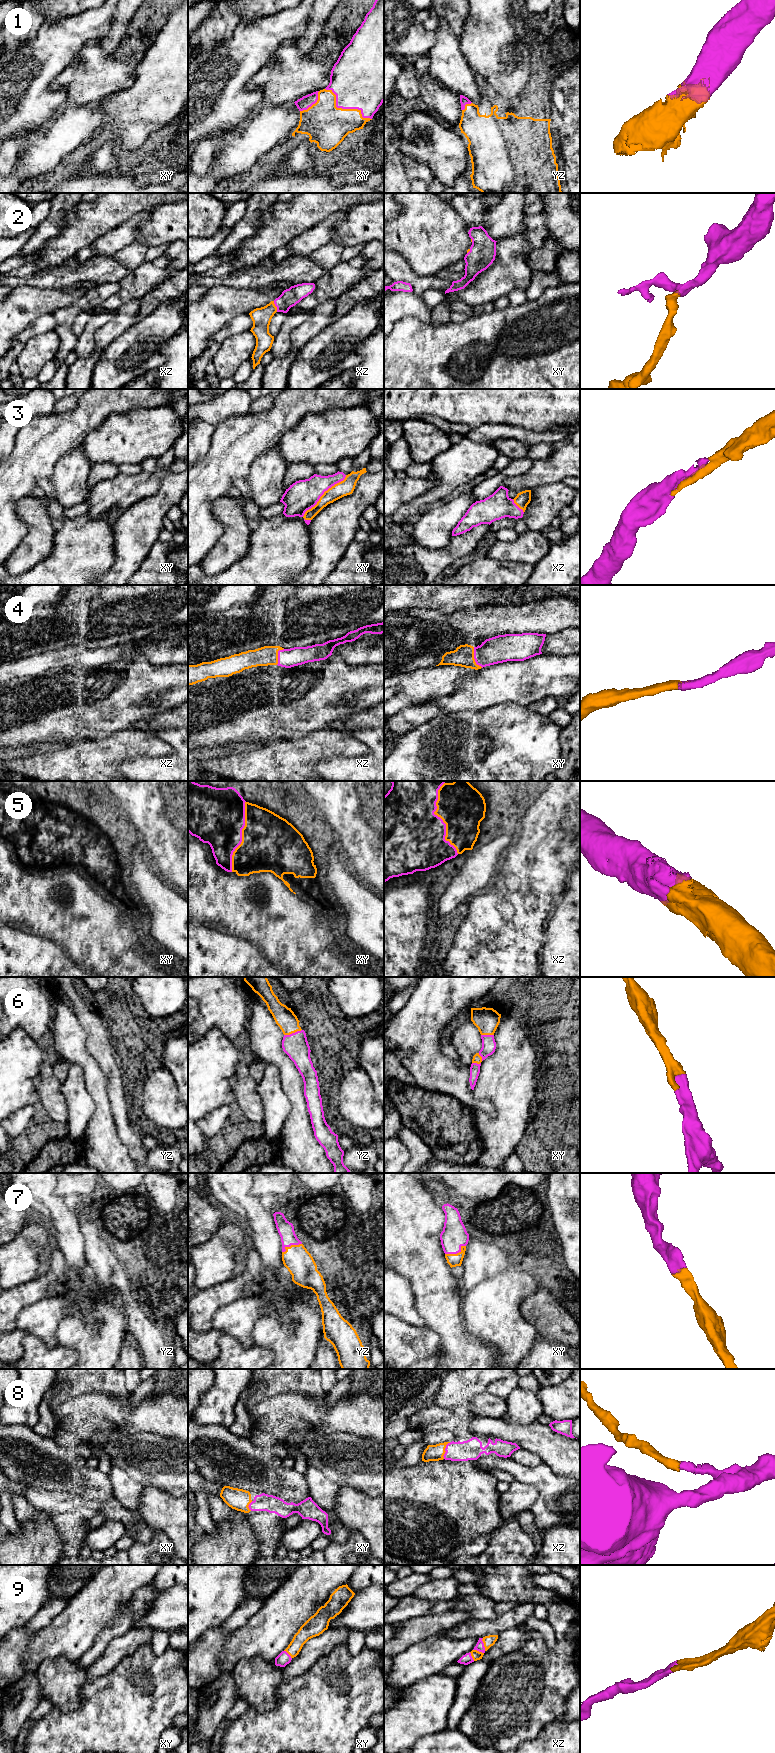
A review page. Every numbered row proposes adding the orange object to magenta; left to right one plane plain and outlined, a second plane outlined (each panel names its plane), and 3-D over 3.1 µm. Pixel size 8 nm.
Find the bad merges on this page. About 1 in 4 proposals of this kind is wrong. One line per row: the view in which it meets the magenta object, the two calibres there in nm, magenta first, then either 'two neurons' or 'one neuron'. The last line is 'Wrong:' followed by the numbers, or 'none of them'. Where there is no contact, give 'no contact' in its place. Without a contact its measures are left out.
1: xy | 460/320 nm | one neuron
2: xz | 150/160 nm | one neuron
3: xy | 240/130 nm | one neuron
4: xy | 220/170 nm | one neuron
5: xz | 480/380 nm | one neuron
6: yz | 200/160 nm | one neuron
7: xy | 200/100 nm | one neuron
8: xz | 160/130 nm | one neuron
9: xz | 70/90 nm | one neuron
Wrong: none of them

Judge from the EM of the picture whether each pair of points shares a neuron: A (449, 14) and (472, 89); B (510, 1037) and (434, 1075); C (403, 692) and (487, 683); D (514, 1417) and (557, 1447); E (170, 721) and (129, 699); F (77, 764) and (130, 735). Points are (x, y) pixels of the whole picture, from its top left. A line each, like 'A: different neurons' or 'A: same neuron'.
A: different neurons
B: different neurons
C: different neurons
D: different neurons
E: different neurons
F: same neuron

